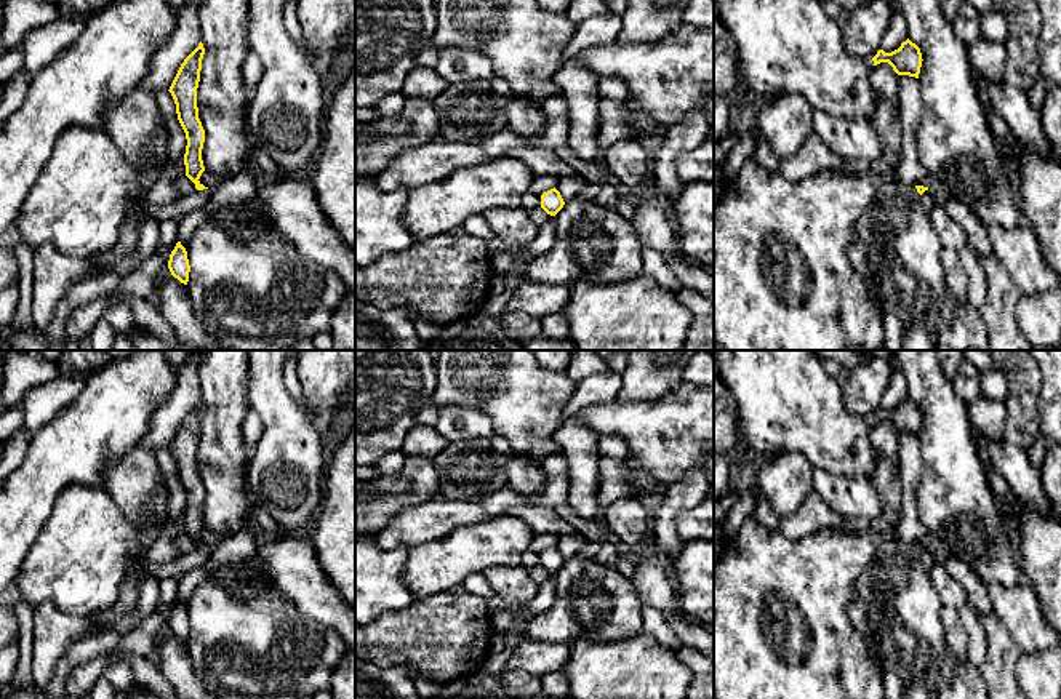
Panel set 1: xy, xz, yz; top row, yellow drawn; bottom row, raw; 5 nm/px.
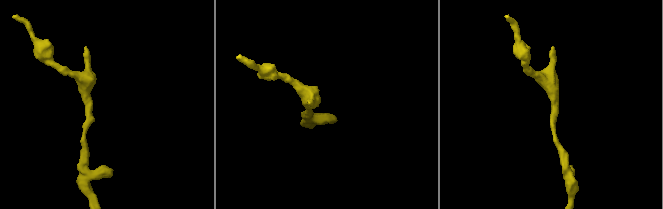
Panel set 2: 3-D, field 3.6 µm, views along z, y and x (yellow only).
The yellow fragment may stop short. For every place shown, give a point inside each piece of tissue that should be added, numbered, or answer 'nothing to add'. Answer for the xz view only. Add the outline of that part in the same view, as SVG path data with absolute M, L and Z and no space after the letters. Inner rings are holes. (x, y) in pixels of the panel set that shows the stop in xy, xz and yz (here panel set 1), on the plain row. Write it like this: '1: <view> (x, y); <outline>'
nothing to add

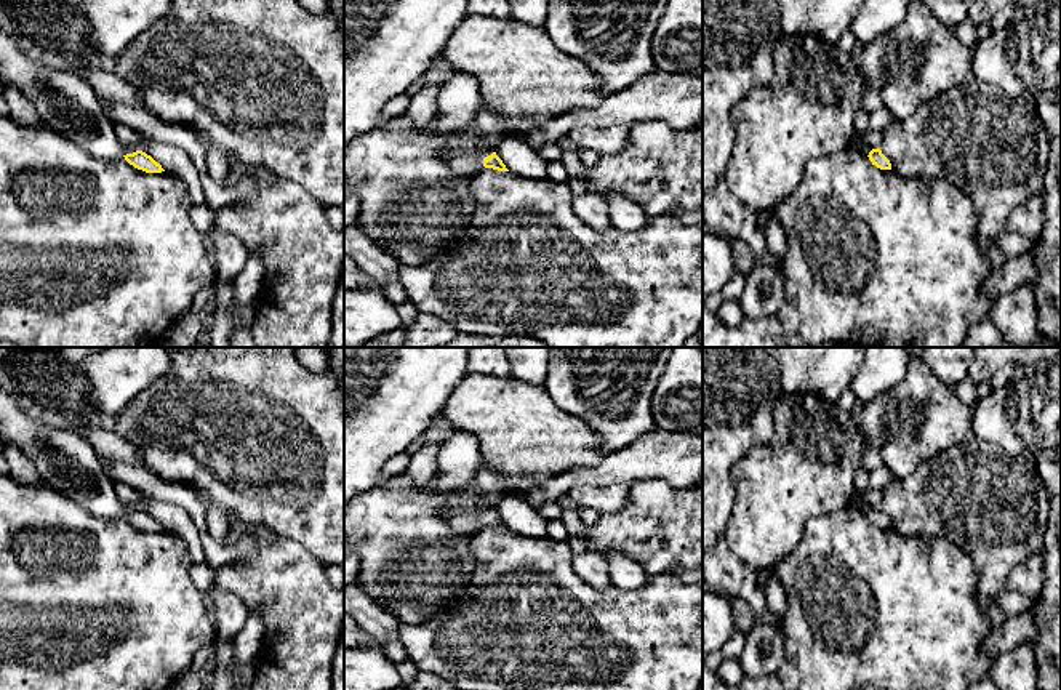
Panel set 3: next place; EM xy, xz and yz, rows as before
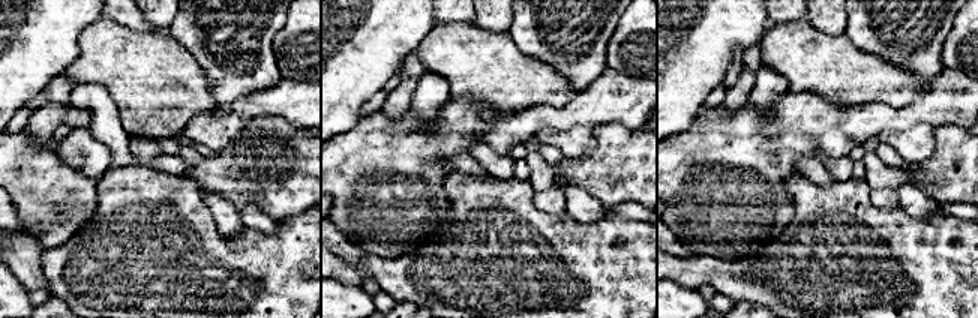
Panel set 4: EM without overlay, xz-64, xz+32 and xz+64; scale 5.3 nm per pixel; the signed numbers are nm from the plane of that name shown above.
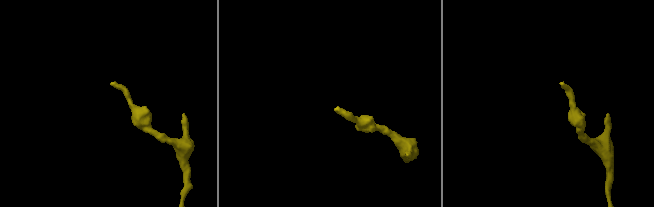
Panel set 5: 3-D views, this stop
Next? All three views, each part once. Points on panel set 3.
1: xz (466, 522); M446 507L442 515L454 533L464 535L474 535L483 525L485 517L478 512L456 511L453 507Z

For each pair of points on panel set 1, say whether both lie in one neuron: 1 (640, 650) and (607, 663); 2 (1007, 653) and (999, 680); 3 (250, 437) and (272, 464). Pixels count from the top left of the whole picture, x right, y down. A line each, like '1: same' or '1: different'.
1: same
2: same
3: different

